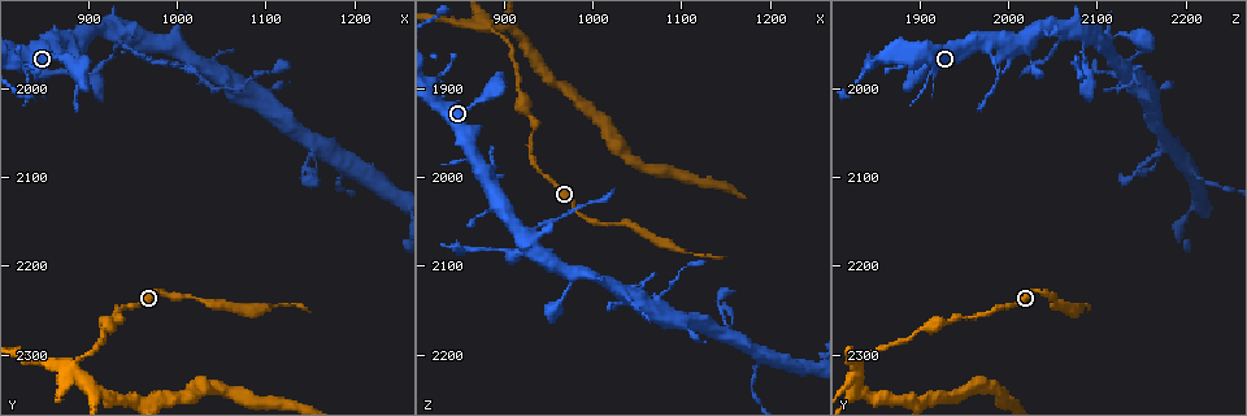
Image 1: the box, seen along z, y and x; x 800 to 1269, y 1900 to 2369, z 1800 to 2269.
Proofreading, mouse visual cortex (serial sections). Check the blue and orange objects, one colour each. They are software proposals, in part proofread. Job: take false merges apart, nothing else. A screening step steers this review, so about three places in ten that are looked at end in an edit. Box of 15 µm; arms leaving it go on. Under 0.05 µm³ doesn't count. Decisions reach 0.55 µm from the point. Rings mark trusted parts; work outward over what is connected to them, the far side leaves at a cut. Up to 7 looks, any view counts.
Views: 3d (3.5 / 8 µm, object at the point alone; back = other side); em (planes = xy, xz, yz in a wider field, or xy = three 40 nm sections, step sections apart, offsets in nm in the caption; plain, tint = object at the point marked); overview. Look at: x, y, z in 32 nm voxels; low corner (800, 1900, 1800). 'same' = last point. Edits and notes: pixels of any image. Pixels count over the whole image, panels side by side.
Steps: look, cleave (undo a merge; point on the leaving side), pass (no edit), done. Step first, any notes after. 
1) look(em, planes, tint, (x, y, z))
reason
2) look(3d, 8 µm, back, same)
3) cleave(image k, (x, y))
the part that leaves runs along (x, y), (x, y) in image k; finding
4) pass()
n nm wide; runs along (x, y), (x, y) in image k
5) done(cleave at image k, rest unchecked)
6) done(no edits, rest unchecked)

look(3d, 8 µm, (935, 1950, 2060))

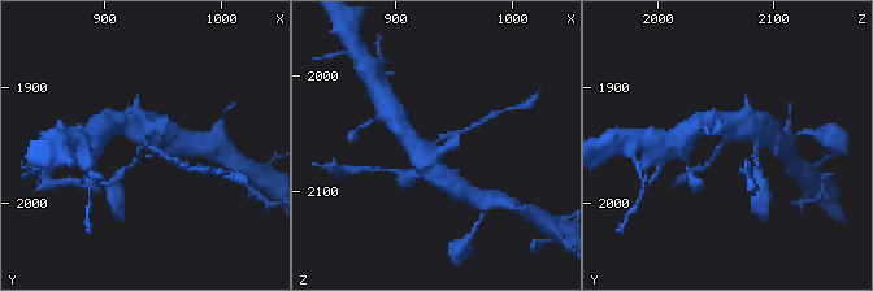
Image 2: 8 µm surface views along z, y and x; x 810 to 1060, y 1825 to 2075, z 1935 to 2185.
look(3d, 3.5 µm, (936, 1948, 2056))
zoom in

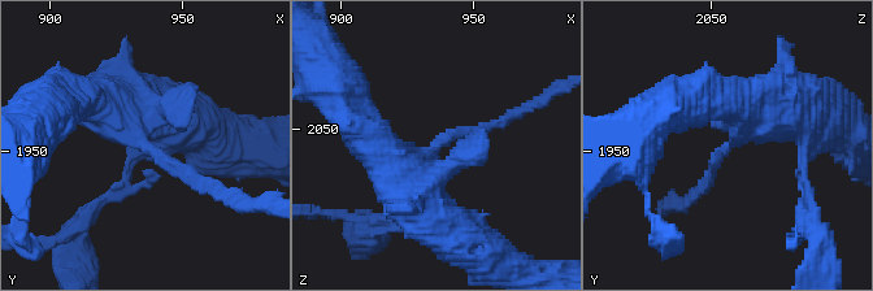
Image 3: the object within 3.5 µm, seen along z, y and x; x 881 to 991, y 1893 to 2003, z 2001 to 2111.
look(em, xy, step 5, tint, (937, 1950, 2056))
arms of 150, 600 nm

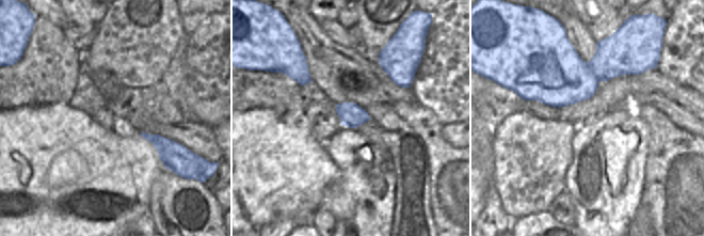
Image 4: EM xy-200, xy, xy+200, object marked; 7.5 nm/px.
pass()
runs along (96, 99), (220, 191) in image 3; continuous, no second cell

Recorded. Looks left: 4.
look(3d, 8 µm, (1070, 2000, 2135))
sharp bend

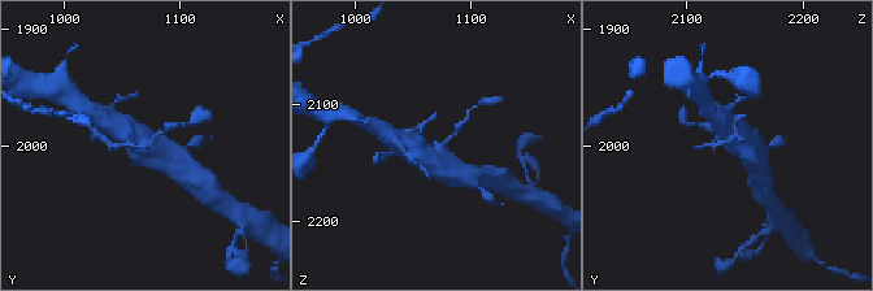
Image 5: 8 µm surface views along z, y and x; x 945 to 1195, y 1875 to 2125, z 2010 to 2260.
look(3d, 3.5 µm, (1074, 2000, 2140))

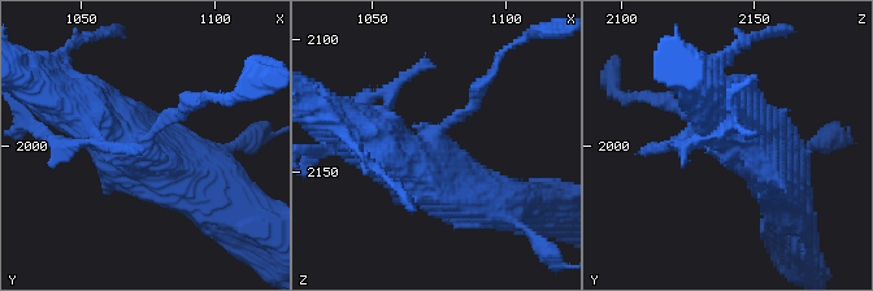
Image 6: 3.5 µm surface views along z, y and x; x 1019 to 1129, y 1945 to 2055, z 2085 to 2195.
look(em, xy, step 1, tint, (1072, 2000, 2137))

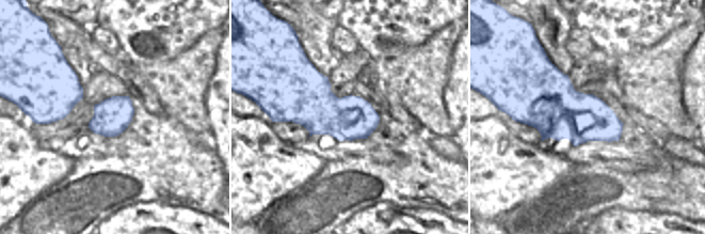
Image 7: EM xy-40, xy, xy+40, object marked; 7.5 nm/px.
pass()
runs along (60, 96), (192, 181) in image 6; all the same cell

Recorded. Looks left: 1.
done(no edits, rest unchecked)

